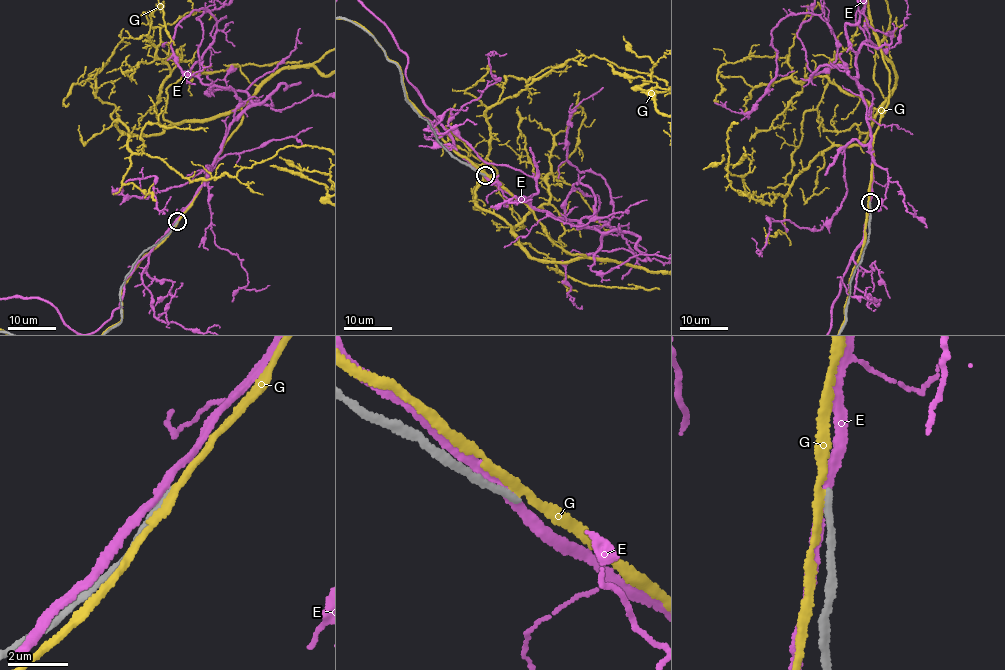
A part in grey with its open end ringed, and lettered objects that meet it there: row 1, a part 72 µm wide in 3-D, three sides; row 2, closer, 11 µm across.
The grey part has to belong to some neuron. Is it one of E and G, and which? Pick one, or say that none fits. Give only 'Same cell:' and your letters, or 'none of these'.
Same cell: none of these

